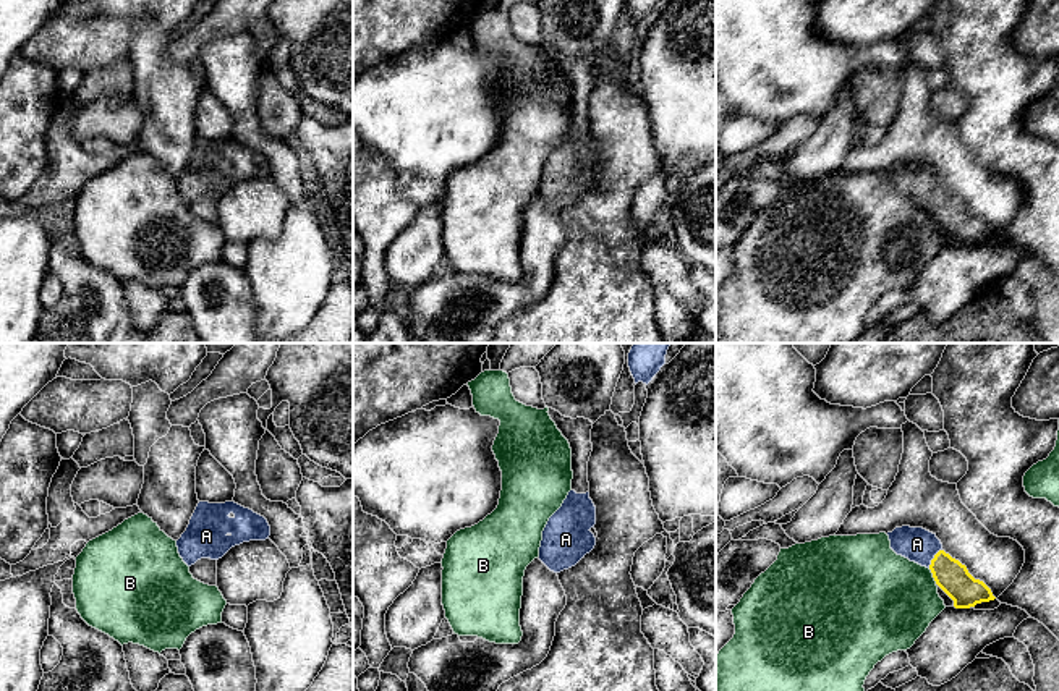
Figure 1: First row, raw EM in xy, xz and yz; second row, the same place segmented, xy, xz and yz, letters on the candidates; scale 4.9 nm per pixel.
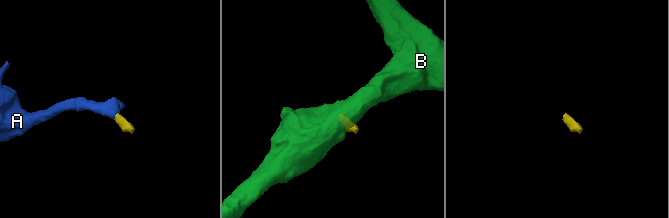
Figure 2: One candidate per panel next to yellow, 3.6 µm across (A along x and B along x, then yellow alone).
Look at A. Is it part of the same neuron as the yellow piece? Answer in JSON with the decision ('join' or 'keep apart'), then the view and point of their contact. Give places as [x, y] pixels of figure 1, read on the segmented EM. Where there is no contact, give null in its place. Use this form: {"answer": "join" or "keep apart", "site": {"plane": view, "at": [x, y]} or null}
{"answer": "join", "site": {"plane": "yz", "at": [933, 559]}}

